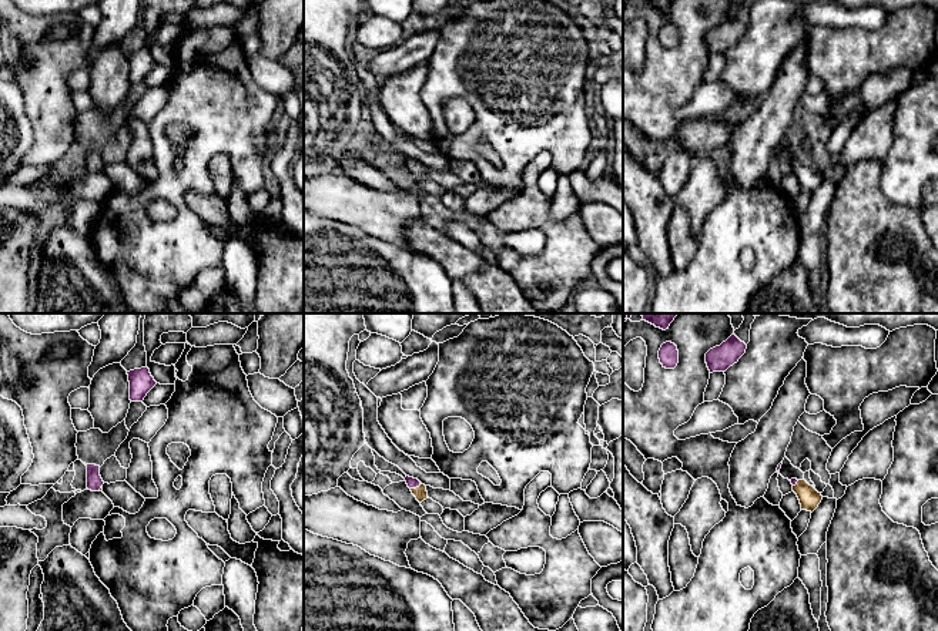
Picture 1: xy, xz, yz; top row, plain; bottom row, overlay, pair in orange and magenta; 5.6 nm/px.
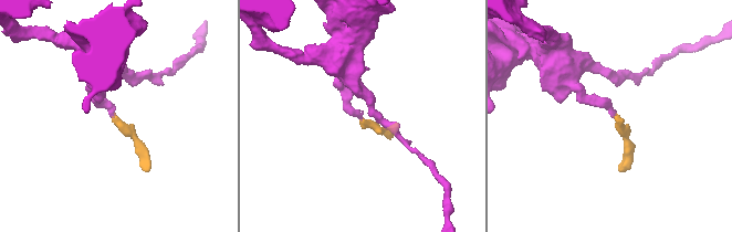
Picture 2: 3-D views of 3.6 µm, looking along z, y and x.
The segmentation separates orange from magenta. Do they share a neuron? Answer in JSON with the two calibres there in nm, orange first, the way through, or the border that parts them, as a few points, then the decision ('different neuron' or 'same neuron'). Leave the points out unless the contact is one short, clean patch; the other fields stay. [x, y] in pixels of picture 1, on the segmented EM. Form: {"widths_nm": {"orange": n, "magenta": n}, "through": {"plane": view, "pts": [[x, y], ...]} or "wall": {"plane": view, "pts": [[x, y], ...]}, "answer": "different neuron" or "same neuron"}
{"widths_nm": {"orange": 70, "magenta": 60}, "through": {"plane": "xz", "pts": [[421, 493], [416, 487], [412, 483]]}, "answer": "same neuron"}

